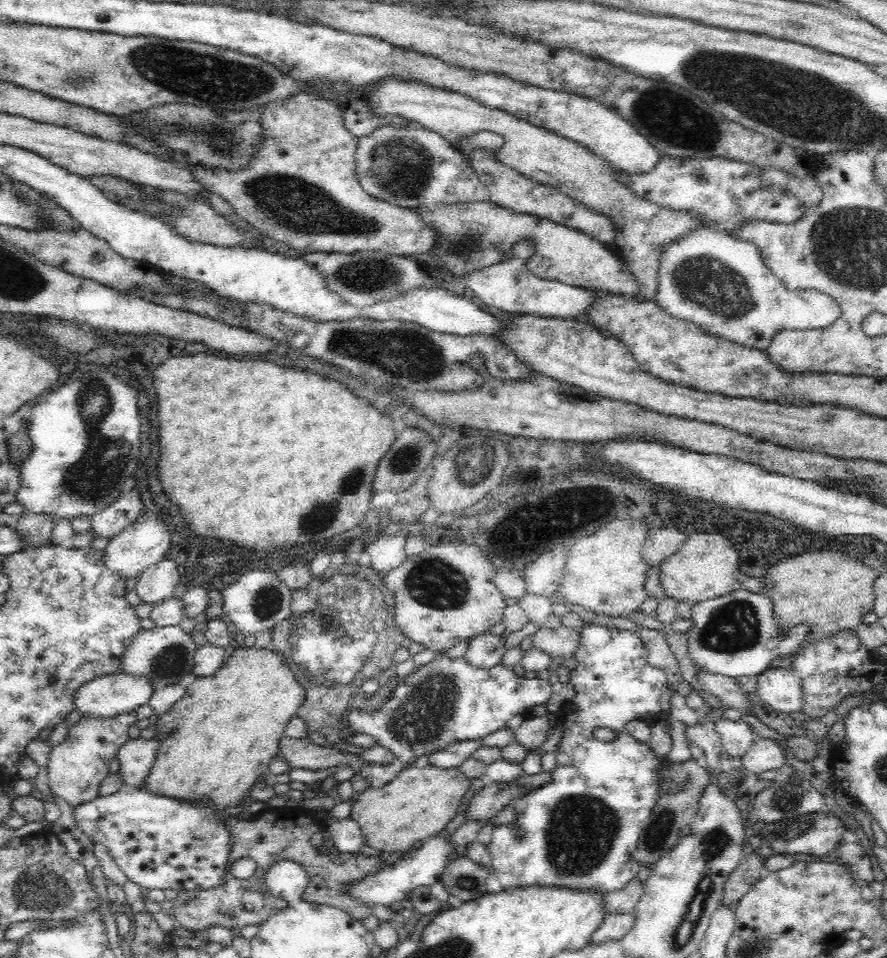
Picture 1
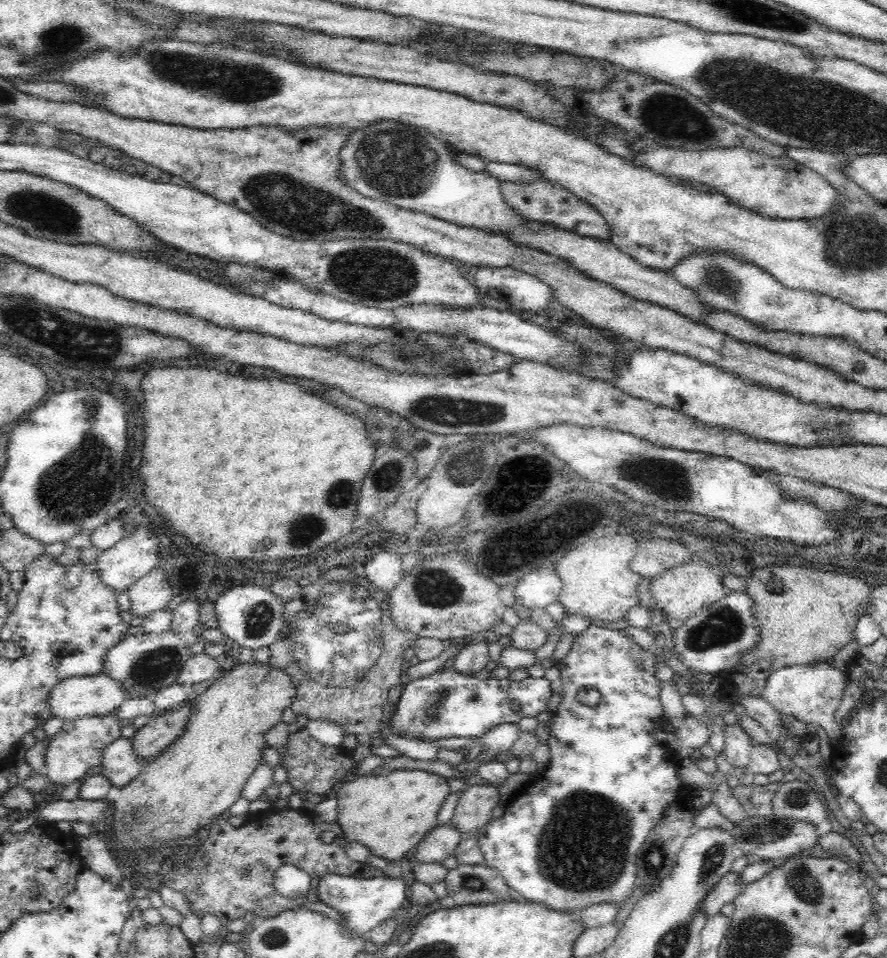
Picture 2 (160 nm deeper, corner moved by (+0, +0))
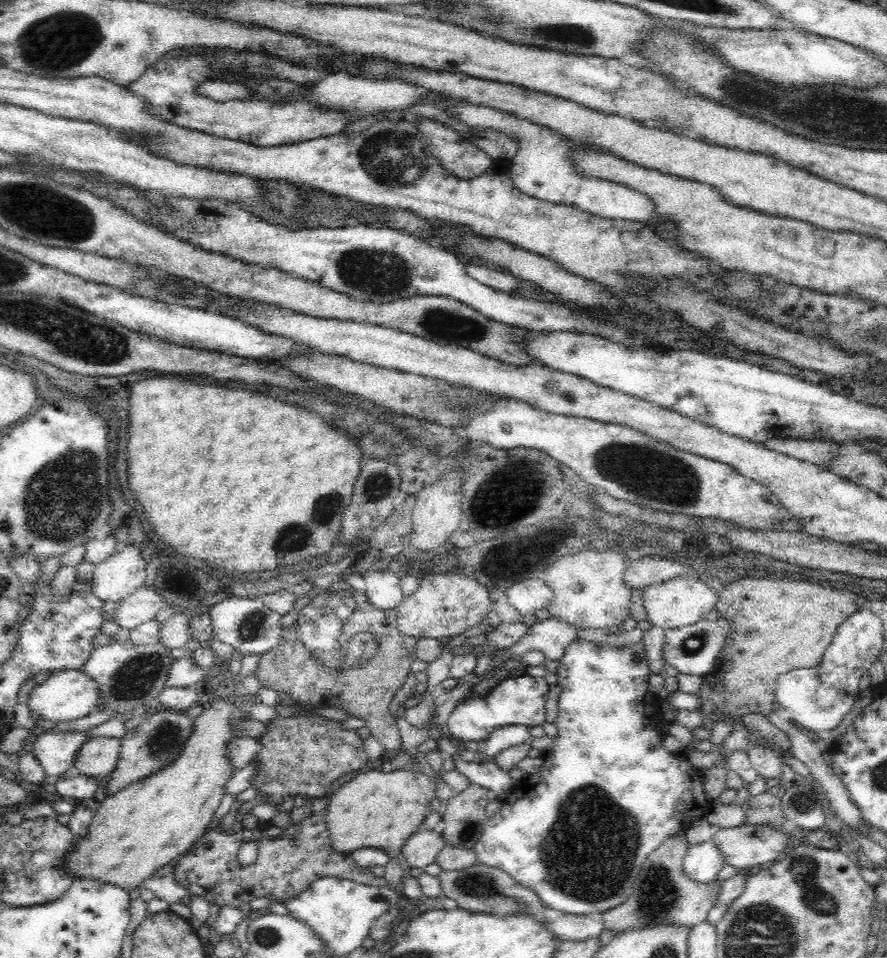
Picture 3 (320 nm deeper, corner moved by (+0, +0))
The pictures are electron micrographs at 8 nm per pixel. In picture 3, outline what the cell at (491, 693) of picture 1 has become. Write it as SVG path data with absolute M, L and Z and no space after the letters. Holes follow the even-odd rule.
M520 674L516 677L506 678L500 682L500 687L492 688L485 696L478 696L478 698L470 698L468 700L461 700L461 694L466 693L464 690L460 691L460 704L454 708L449 716L448 726L454 738L460 738L464 742L470 740L485 740L500 727L512 726L513 724L521 724L522 726L538 726L543 724L546 720L546 706L547 695L549 693L548 684L544 677L534 677L529 674Z

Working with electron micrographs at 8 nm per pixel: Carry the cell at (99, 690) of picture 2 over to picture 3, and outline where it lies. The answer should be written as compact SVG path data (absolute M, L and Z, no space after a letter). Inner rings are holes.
M66 668L51 674L47 680L34 686L31 690L26 704L31 714L38 716L42 720L52 722L64 722L64 720L76 720L93 711L94 706L100 699L99 688L96 681L84 674L82 670Z

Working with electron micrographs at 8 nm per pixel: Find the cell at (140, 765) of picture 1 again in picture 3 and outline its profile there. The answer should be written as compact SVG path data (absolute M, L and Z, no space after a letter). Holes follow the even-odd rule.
M94 737L82 742L82 746L76 752L72 767L78 770L79 774L104 776L112 774L120 750L120 739Z

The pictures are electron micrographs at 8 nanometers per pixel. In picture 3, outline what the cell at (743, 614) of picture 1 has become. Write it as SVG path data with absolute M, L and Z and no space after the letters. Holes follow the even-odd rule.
M710 617L693 625L682 628L669 629L665 633L662 648L663 659L668 666L675 668L680 674L704 676L713 670L714 660L726 642L726 634L730 632L730 625L726 619Z

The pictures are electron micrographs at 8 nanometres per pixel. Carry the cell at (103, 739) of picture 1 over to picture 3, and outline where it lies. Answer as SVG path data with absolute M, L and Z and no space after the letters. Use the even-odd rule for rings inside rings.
M45 731L30 744L30 753L34 754L46 776L65 777L66 770L74 764L76 752L86 742L85 731Z

